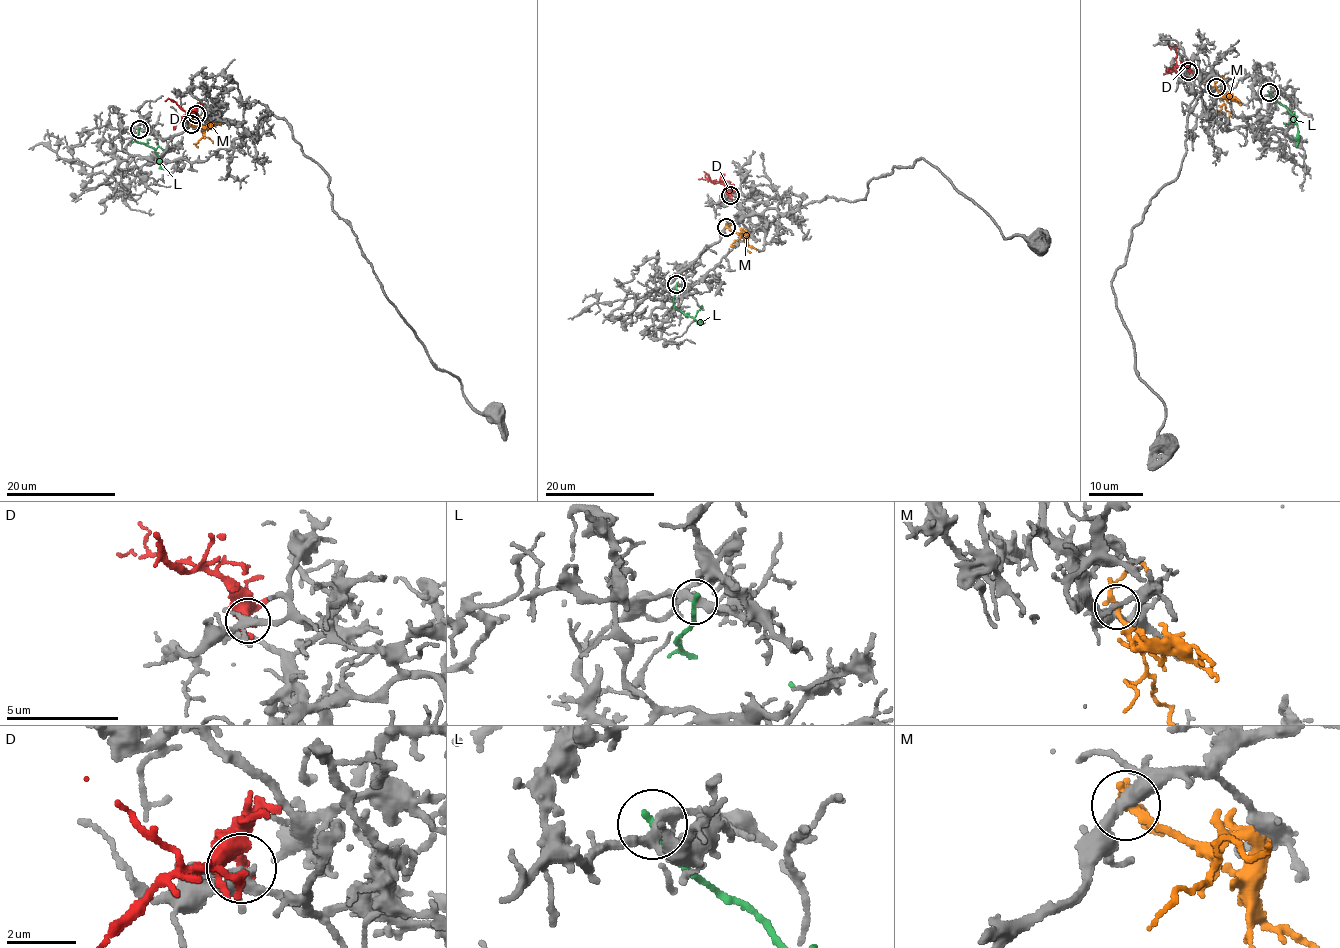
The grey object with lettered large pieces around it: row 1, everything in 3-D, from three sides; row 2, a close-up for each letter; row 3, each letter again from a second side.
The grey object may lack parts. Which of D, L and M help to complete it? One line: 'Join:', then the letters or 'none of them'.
Join: M

